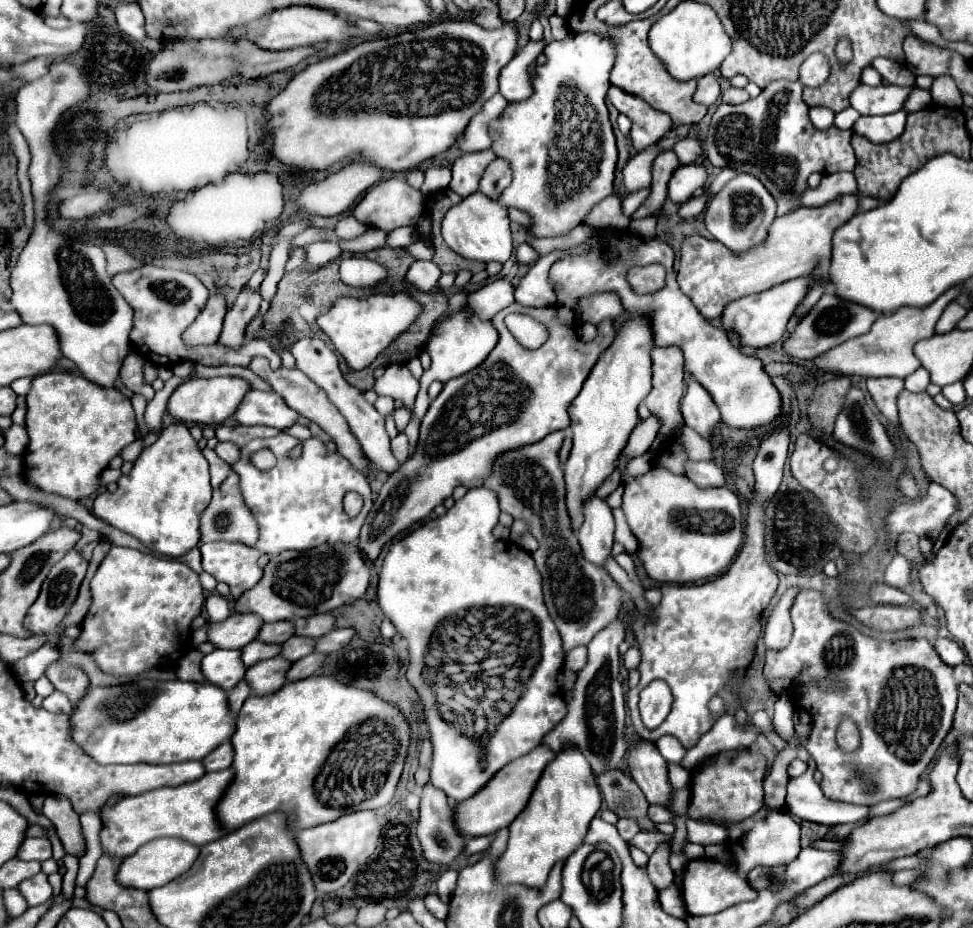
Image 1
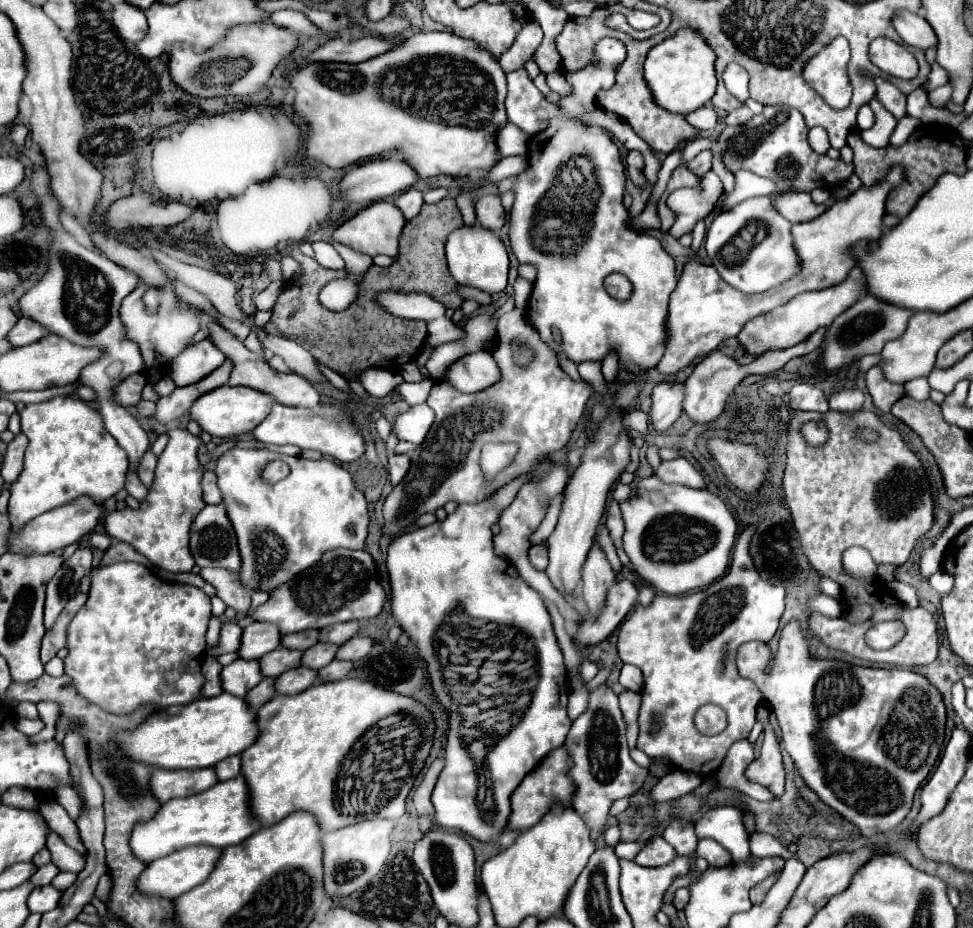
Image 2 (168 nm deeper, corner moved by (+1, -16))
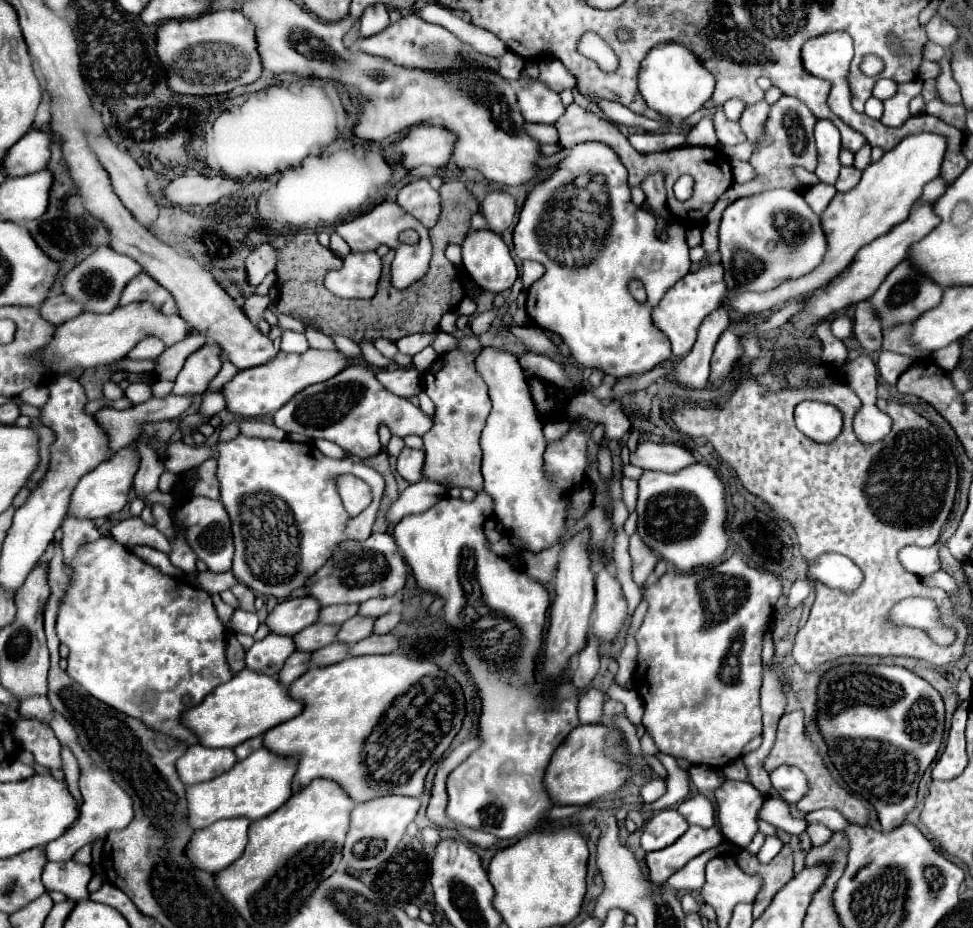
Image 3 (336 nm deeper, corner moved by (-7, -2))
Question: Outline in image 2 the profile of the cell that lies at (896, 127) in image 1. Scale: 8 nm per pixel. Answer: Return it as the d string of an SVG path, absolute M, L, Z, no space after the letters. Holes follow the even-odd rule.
M900 118L898 120L898 124L896 124L896 128L894 128L894 132L892 132L892 136L890 136L890 146L902 146L906 140L908 140L908 136L916 130L920 126L920 122L918 120L914 120L914 118Z

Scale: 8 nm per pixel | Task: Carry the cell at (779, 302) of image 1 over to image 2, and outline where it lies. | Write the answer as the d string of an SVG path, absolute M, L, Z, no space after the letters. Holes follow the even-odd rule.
M852 268L848 278L842 284L836 284L836 286L830 286L824 290L816 290L816 292L798 294L790 302L786 302L784 306L778 306L772 312L760 314L760 316L756 316L756 320L746 322L738 334L738 342L754 356L764 354L768 350L790 348L790 346L806 340L812 330L832 324L832 320L836 316L840 316L840 312L844 312L844 308L850 308L864 294L866 294L864 276L862 276L860 268Z

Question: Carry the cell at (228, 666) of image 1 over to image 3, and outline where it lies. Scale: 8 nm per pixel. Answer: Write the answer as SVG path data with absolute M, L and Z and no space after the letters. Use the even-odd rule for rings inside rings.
M268 634L264 640L254 642L254 646L246 652L246 666L250 670L262 674L278 674L286 662L286 658L296 650L292 636Z

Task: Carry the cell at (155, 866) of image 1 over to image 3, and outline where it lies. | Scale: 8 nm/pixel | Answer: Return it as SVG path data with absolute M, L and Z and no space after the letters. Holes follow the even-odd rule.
M232 818L208 826L208 830L196 830L192 846L188 846L188 858L202 870L220 872L242 856L248 840L248 818Z

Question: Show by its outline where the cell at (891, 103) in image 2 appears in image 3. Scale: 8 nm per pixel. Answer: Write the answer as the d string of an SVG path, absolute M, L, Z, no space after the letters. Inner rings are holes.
M878 80L878 82L874 84L872 96L884 102L884 100L888 100L888 98L892 98L892 96L896 94L896 88L898 88L898 84L892 82L892 80Z

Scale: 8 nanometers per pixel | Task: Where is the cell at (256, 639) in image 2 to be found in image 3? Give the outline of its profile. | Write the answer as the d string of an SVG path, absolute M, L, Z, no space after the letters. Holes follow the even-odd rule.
M302 596L302 598L290 598L280 602L268 616L266 624L274 634L284 634L284 636L294 636L302 632L304 628L312 626L318 622L320 616L320 602L312 596Z

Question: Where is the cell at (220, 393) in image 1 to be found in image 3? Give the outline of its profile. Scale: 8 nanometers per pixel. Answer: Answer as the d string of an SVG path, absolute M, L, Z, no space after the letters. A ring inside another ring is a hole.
M308 348L304 354L288 354L288 352L278 352L276 358L262 366L254 366L248 370L240 370L226 386L224 386L224 396L228 402L228 410L232 414L240 414L246 418L258 418L264 414L274 414L280 410L294 394L300 390L326 382L334 378L340 370L348 368L354 364L354 358L342 354L340 350L316 350Z

